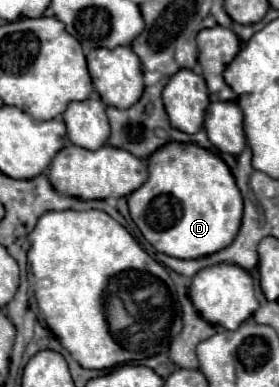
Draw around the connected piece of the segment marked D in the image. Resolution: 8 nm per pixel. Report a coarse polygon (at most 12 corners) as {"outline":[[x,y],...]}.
{"outline":[[195,143],[149,157],[127,197],[161,253],[227,247],[243,217],[229,167]]}

